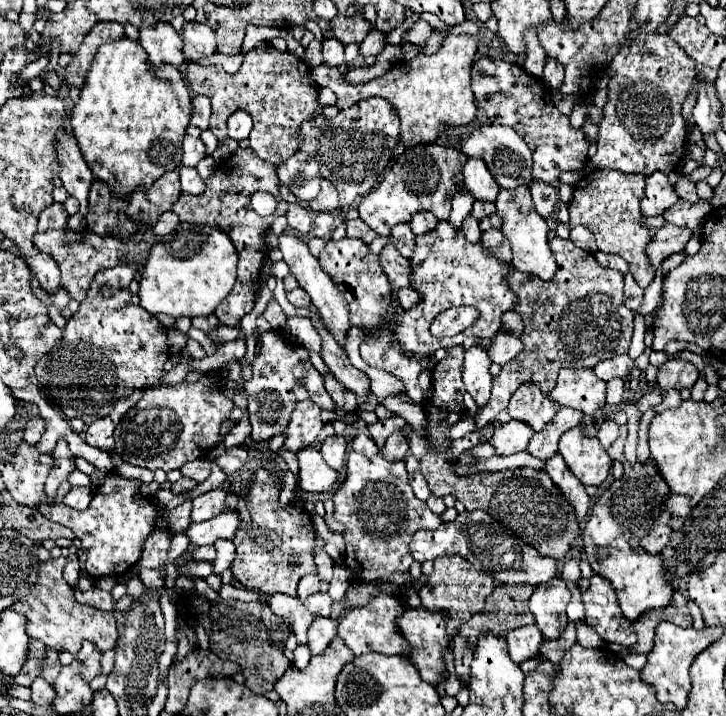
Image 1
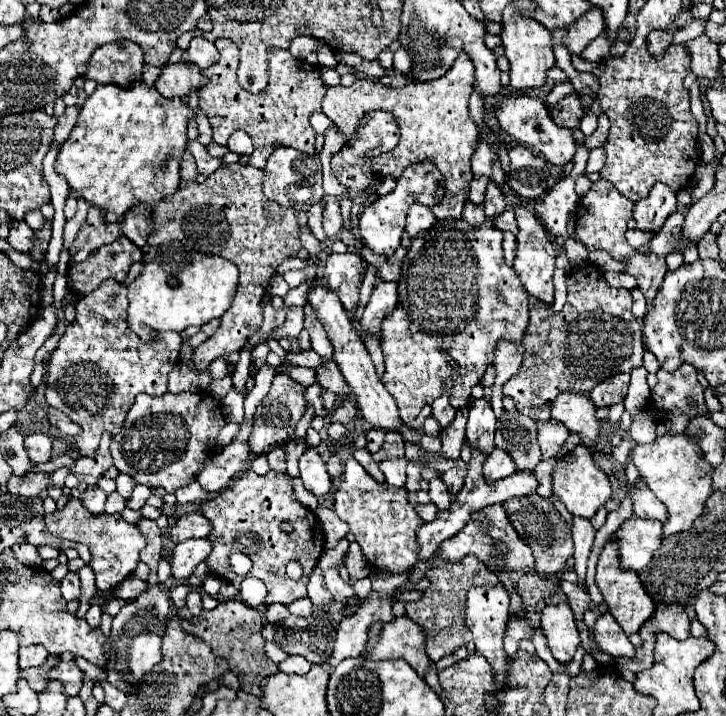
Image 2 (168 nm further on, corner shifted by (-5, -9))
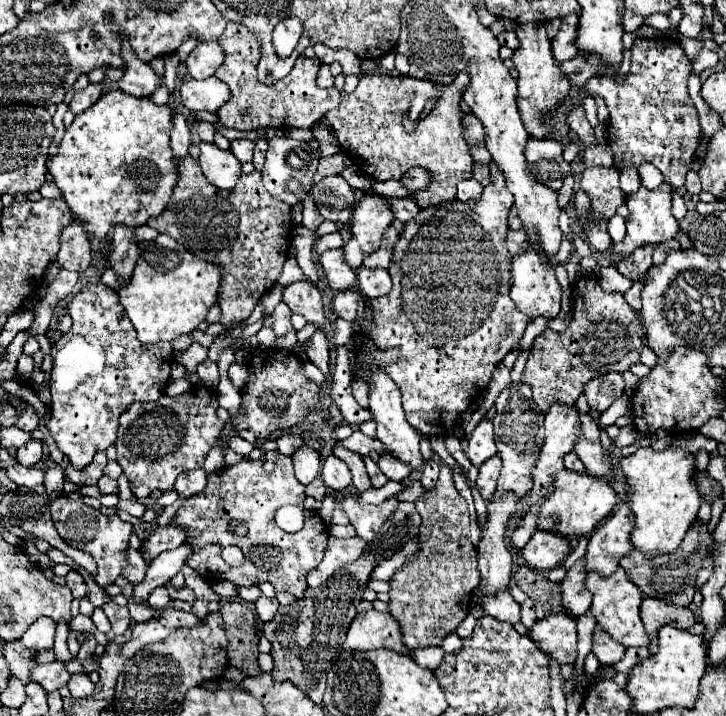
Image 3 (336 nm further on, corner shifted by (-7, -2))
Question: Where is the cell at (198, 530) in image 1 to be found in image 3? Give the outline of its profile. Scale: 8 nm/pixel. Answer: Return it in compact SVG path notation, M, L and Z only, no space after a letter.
M184 543L182 547L174 549L174 551L164 551L164 555L160 555L158 559L150 561L148 569L146 569L146 577L142 583L134 585L132 591L132 599L136 603L146 603L148 595L160 587L160 585L168 585L170 579L182 569L186 557L190 553L190 547Z

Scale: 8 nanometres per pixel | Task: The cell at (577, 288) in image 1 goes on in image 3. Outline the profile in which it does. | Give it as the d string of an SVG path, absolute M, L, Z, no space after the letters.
M580 277L572 291L574 311L572 323L564 333L546 329L536 337L522 381L532 385L534 403L540 413L546 413L552 403L574 405L582 395L584 385L604 373L624 373L630 365L640 361L642 349L642 323L638 315L626 305L622 295L608 295L598 287L594 277Z

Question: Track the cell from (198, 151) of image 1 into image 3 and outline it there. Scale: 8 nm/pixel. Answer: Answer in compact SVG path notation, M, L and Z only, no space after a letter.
M200 143L200 149L202 153L198 161L202 165L204 177L220 191L232 191L242 175L242 163L232 151L222 151L214 143Z

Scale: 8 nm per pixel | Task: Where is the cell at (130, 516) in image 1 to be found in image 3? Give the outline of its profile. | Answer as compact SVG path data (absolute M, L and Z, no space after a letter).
M58 497L54 499L54 503L50 503L50 515L52 515L52 523L56 527L56 531L60 533L60 537L80 551L86 551L94 557L96 561L96 575L94 581L100 587L106 587L110 583L114 583L114 579L122 573L122 569L126 567L126 547L128 547L128 537L134 531L130 523L124 523L118 515L102 515L100 509L94 509L90 505L86 505L82 499L66 499L66 497Z

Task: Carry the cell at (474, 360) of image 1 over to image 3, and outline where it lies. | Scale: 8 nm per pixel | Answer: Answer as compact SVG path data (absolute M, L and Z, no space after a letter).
M482 419L478 427L472 431L468 439L468 457L470 461L478 467L492 455L496 455L496 445L494 445L494 433L492 433L492 423Z

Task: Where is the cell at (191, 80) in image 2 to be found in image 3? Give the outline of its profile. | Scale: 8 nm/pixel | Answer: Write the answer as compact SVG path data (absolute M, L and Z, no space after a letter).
M216 77L196 81L186 79L180 85L182 105L190 111L212 111L216 113L224 103L230 101L230 87Z

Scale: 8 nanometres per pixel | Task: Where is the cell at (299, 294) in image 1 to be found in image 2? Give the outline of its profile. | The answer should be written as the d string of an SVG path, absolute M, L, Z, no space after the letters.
M290 306L288 314L286 314L286 322L278 328L276 334L272 334L272 338L280 340L280 338L288 338L288 336L298 336L302 330L302 322L304 322L304 308Z

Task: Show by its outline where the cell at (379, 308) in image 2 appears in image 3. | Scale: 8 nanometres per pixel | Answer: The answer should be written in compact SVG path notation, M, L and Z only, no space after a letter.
M360 267L356 271L358 277L358 287L362 289L362 293L366 297L382 297L390 291L392 281L386 269L376 267L376 269L368 269L368 267Z

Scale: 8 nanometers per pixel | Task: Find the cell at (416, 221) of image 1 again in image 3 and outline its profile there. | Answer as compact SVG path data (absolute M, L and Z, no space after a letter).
M390 197L388 199L388 203L392 205L390 209L392 209L392 213L394 213L394 217L398 219L398 221L410 221L414 215L418 215L418 207L416 207L416 203L414 203L414 199L412 197L408 197L408 199L398 199L398 197Z

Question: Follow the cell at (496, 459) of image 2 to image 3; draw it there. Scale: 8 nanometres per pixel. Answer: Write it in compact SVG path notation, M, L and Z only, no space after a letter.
M498 455L490 457L486 463L480 465L480 469L478 469L478 479L476 479L476 489L480 491L480 495L482 495L484 501L488 501L488 499L494 495L500 469L502 469L502 461L498 459Z

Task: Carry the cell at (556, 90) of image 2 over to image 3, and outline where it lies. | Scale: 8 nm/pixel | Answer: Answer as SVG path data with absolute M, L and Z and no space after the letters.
M636 39L626 83L616 85L608 75L594 77L586 83L586 93L602 95L610 111L606 139L614 151L614 165L618 169L652 163L662 171L668 185L684 185L700 137L698 113L688 95L690 71L692 63L676 39Z

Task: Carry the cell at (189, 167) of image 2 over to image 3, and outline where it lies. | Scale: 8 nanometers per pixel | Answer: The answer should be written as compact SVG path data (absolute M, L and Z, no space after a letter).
M176 111L174 113L174 129L170 131L170 139L172 139L172 151L176 157L186 157L188 147L190 147L190 129L186 125L186 117Z

